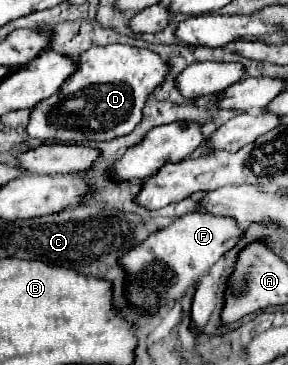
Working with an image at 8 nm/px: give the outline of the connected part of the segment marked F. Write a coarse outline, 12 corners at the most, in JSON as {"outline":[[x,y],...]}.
{"outline":[[193,212],[129,250],[135,302],[171,304],[245,230]]}

